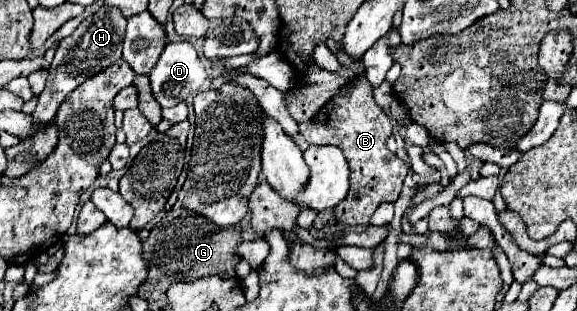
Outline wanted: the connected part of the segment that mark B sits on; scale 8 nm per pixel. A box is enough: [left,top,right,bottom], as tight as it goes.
[300,75,408,227]

